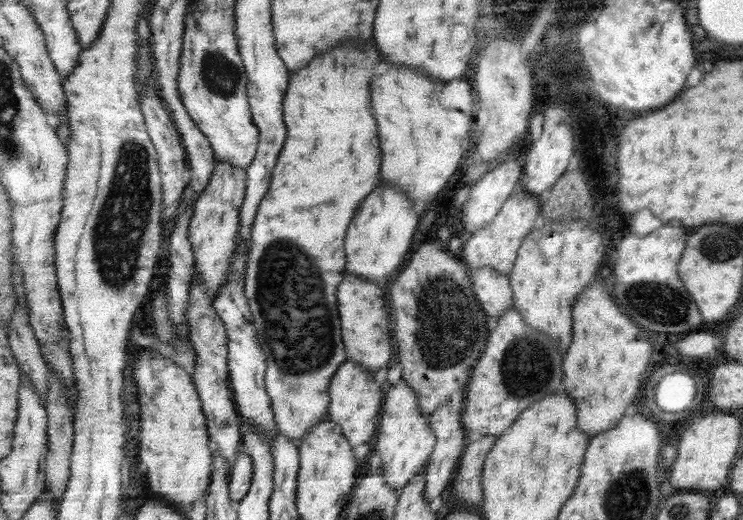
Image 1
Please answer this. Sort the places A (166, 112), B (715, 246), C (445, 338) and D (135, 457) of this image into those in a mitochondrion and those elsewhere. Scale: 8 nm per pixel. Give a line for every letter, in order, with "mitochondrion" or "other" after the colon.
A: other
B: mitochondrion
C: mitochondrion
D: other

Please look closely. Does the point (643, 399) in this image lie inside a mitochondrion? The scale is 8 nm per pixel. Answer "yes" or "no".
no

